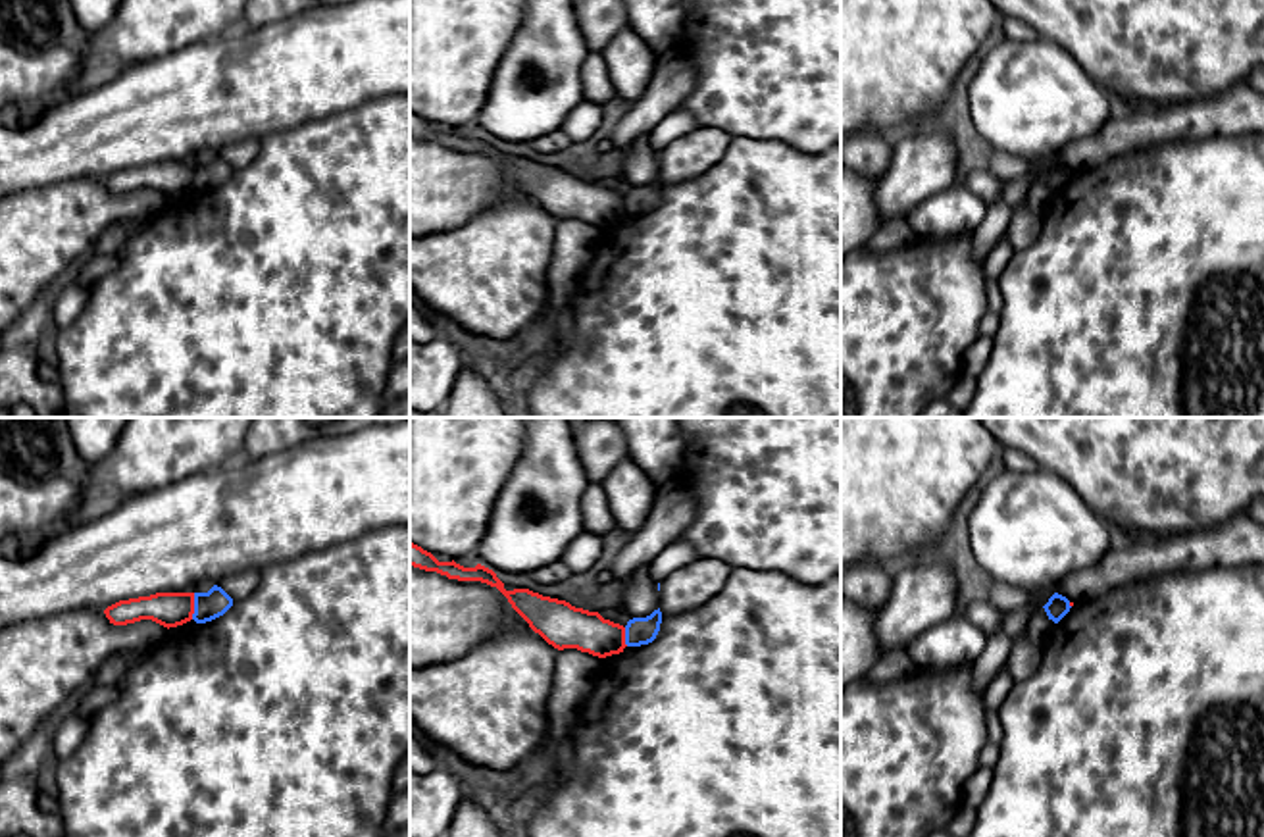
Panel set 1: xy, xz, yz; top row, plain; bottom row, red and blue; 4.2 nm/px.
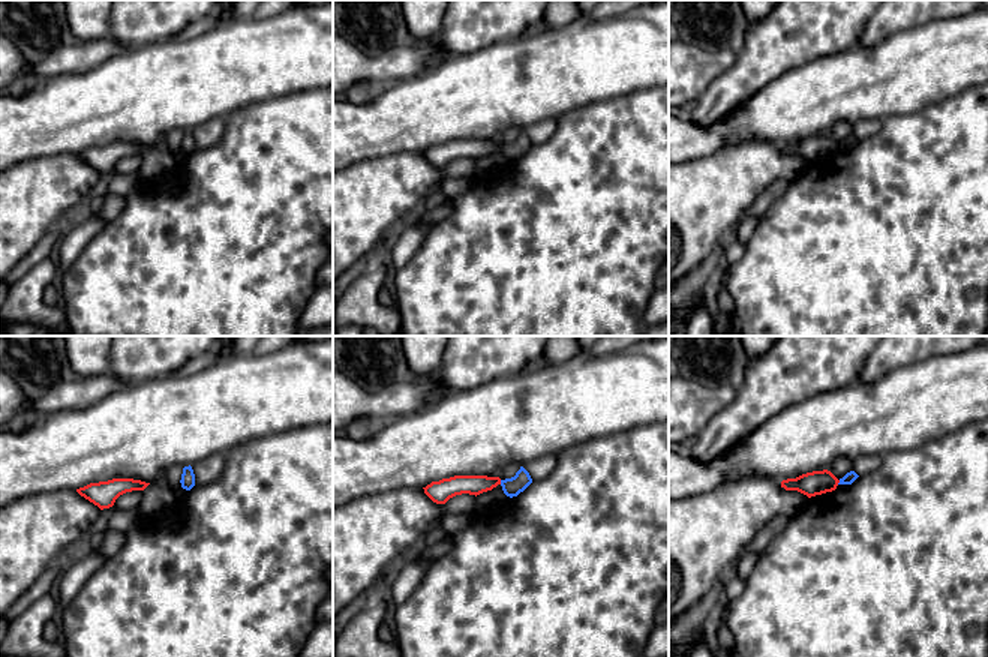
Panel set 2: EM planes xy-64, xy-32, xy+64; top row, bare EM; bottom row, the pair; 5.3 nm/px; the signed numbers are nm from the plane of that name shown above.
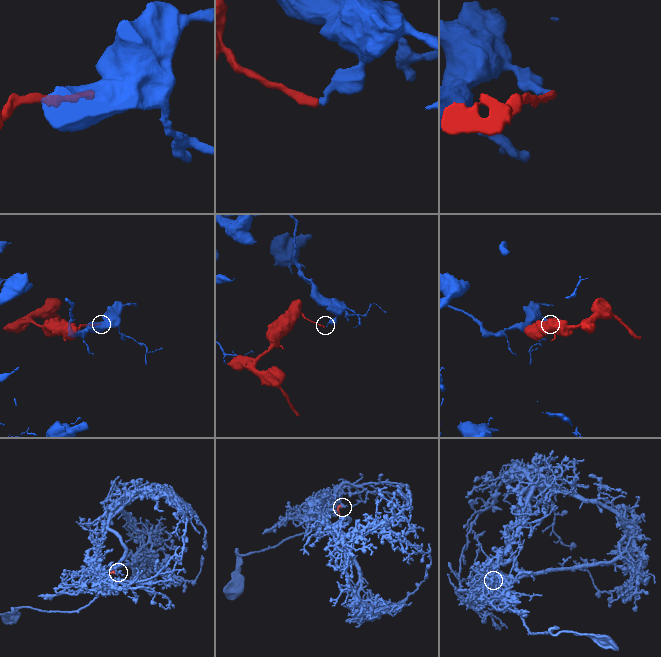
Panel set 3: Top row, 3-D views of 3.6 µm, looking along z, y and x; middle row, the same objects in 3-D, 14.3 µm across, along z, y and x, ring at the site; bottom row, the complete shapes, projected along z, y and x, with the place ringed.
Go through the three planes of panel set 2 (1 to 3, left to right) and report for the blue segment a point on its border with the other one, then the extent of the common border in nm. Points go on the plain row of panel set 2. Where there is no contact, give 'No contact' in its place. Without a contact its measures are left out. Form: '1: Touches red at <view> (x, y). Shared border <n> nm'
1: No contact
2: Touches red at xy-32 (499, 146). Shared border 30 nm
3: Touches red at xy+64 (838, 146). Shared border 30 nm

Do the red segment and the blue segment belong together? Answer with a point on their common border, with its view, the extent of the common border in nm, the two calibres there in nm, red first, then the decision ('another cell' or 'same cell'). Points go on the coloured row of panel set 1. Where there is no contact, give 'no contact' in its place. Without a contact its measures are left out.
meets red in xy at (193, 607); contact 110 nm long; 140 nm thick on the red side, 120 nm on the other; another cell

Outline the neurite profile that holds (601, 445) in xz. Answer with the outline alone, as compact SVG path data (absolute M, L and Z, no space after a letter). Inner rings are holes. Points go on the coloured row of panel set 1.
M581 418L573 427L577 456L591 483L602 483L629 448L616 419Z

